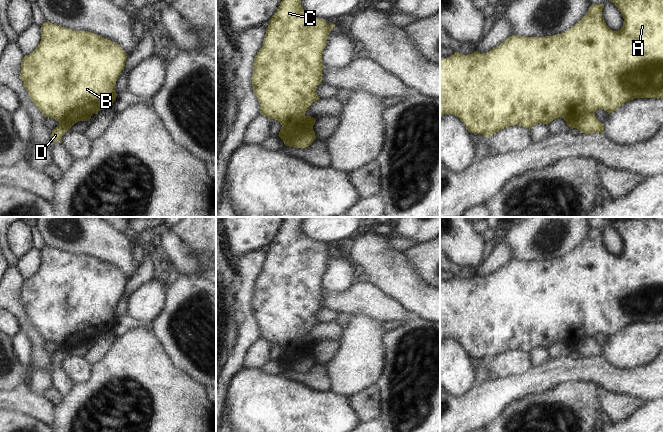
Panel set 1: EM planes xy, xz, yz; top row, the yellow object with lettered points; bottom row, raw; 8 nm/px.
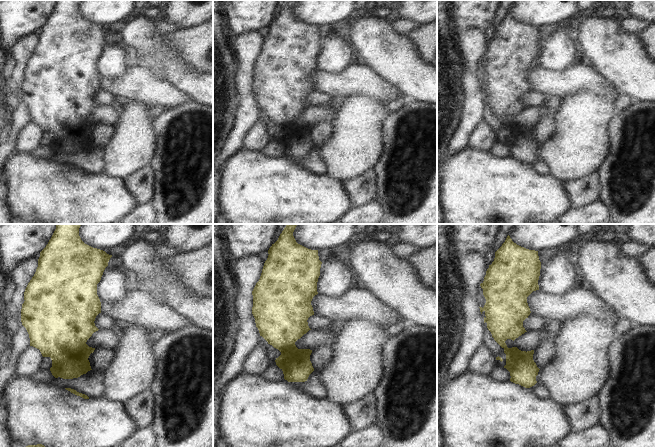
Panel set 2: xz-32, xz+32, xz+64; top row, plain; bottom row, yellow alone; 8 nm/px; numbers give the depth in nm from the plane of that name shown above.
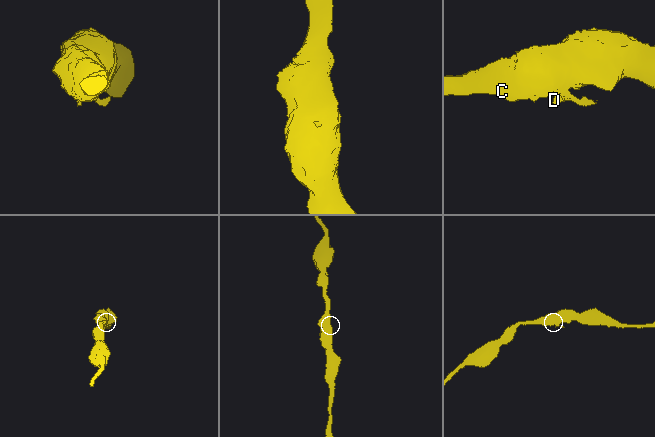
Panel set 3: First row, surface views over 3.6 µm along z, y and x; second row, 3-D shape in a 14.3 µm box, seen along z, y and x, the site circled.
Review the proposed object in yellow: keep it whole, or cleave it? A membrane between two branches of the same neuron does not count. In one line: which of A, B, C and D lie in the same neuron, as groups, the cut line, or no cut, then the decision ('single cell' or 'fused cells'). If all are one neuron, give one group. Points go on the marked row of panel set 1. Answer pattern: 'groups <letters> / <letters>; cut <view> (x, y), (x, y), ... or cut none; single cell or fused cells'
groups A B C / D; cut xz (304, 115), (295, 124), (296, 131), (287, 135); fused cells

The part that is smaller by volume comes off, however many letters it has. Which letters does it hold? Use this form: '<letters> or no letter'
D

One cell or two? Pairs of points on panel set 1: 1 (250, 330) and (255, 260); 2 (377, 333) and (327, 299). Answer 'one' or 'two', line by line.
1: one
2: two

